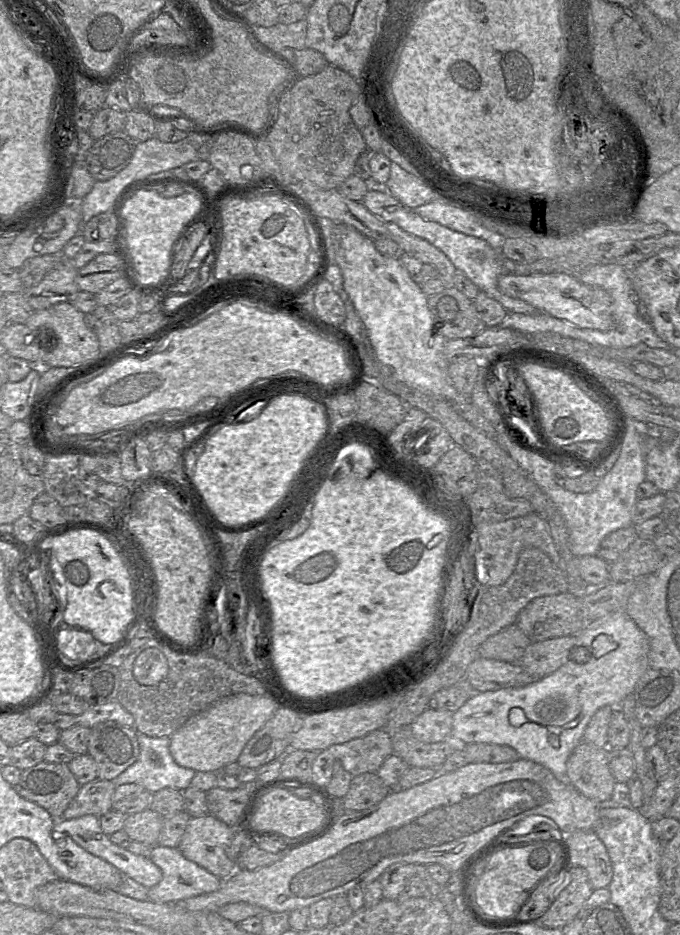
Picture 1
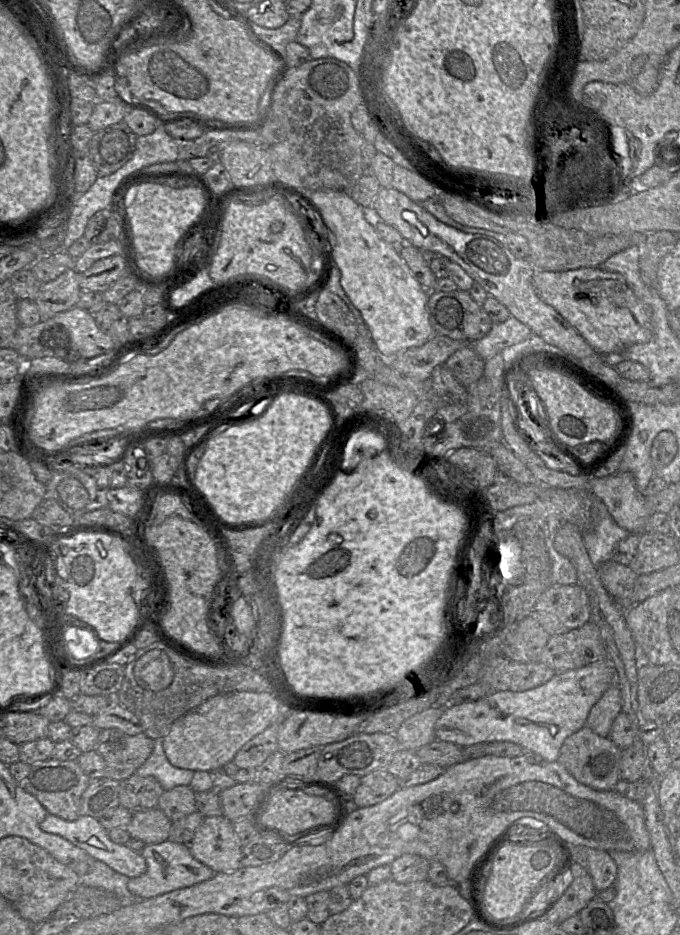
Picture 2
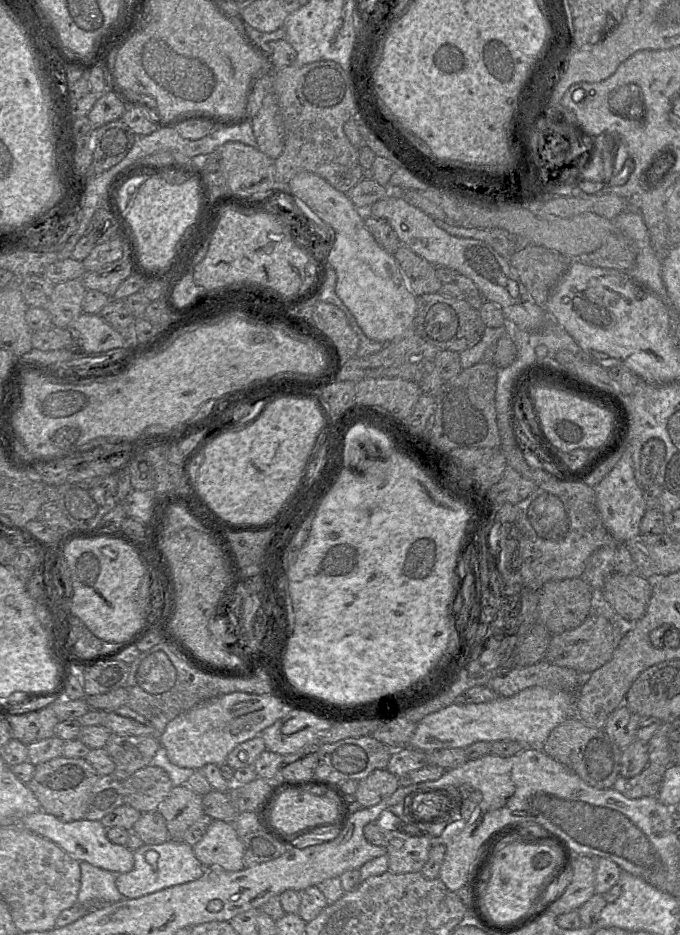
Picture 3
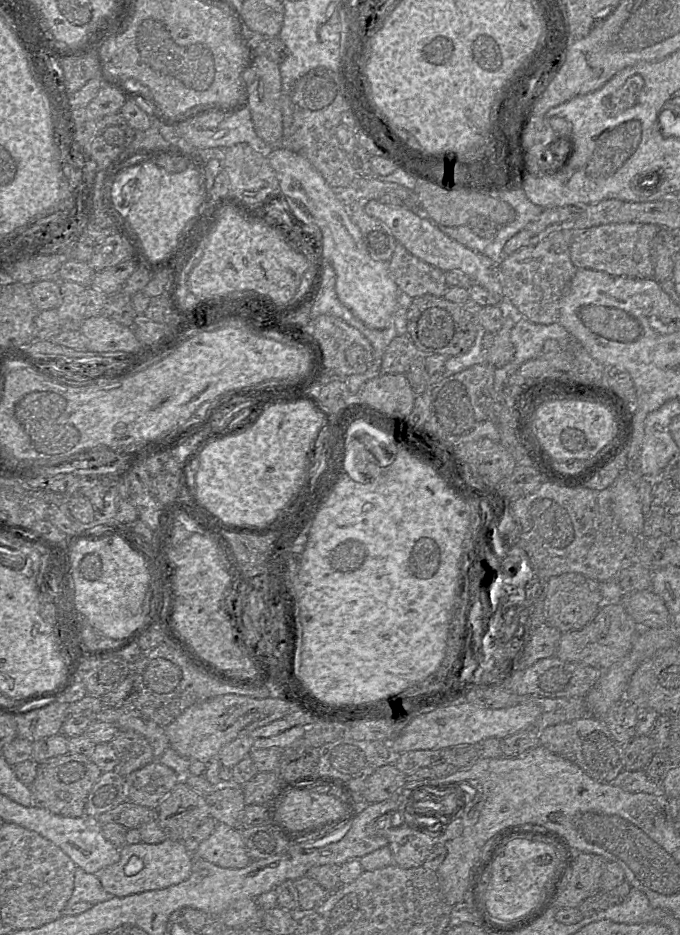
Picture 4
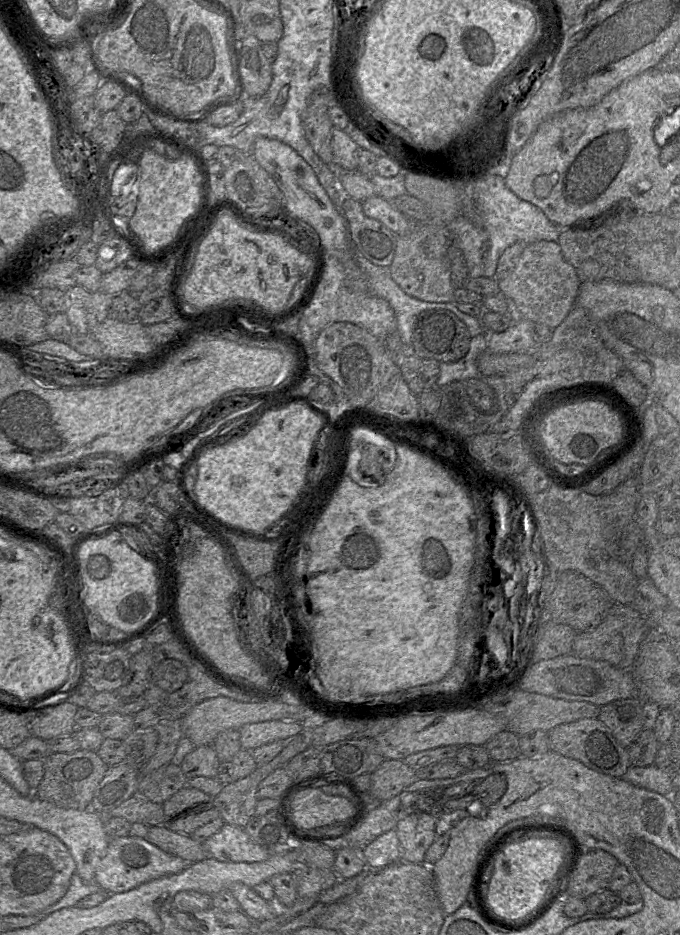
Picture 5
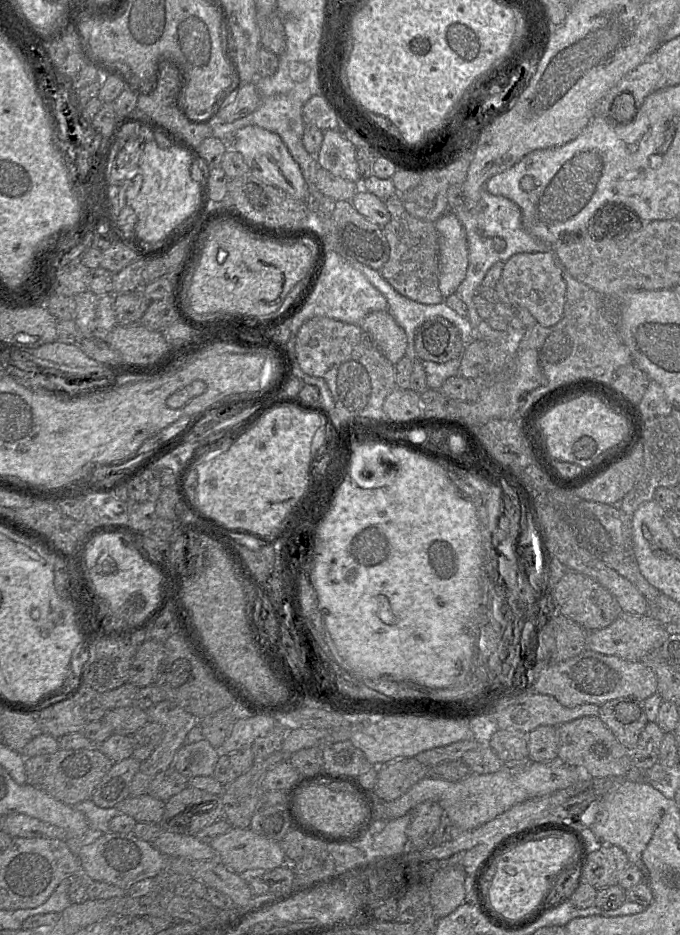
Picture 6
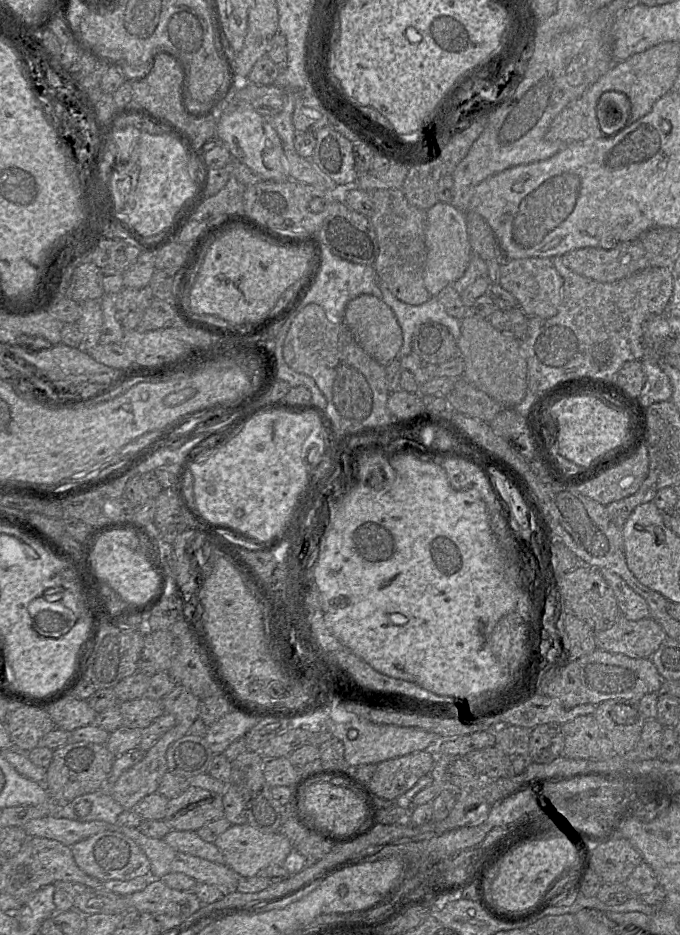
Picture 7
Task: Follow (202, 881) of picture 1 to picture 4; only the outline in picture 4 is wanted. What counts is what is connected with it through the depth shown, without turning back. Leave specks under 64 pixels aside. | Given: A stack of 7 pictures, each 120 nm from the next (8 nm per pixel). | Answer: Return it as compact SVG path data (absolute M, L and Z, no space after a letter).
M173 838L156 844L141 841L137 844L126 843L120 847L119 861L103 868L97 875L106 892L116 897L125 897L179 884L190 876L193 863L194 854L183 841Z

